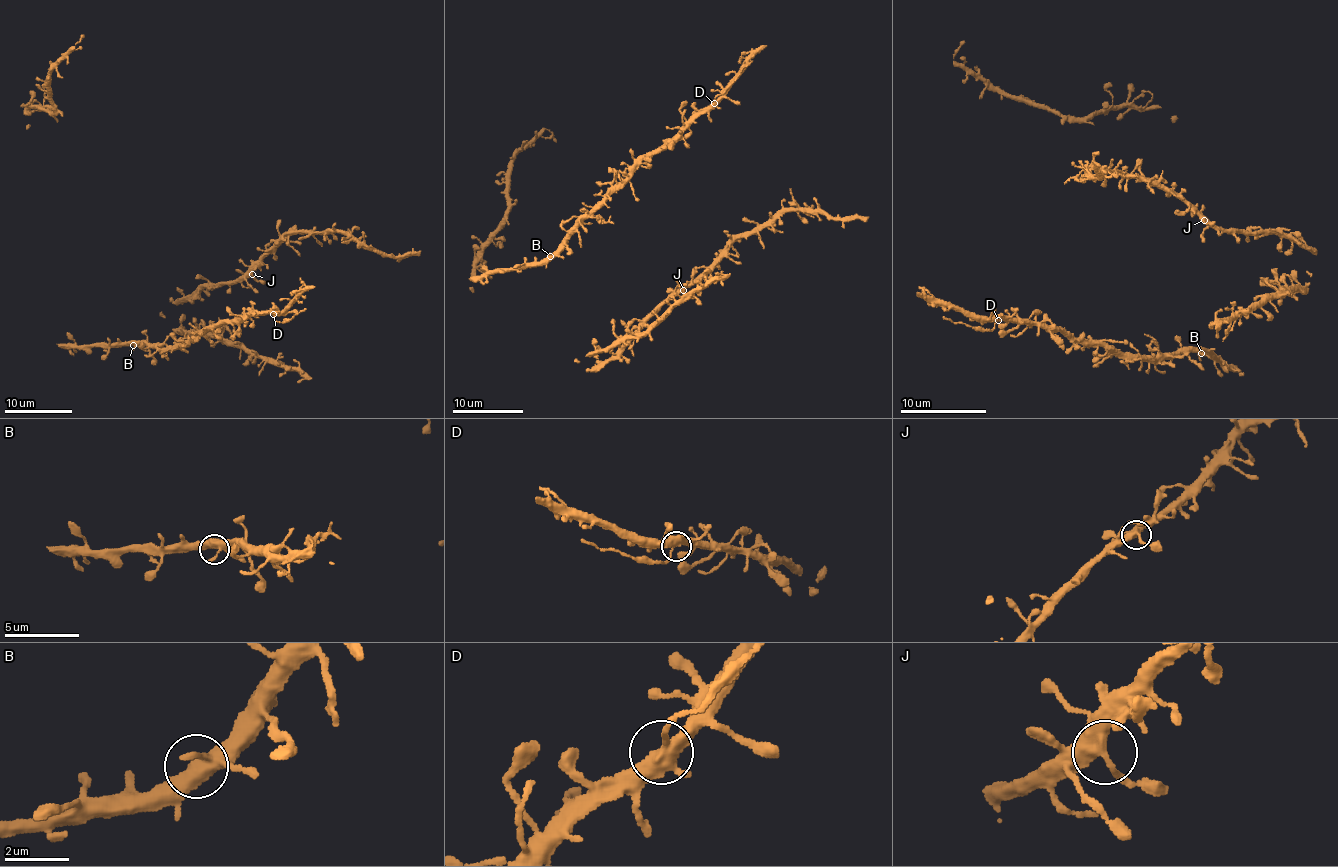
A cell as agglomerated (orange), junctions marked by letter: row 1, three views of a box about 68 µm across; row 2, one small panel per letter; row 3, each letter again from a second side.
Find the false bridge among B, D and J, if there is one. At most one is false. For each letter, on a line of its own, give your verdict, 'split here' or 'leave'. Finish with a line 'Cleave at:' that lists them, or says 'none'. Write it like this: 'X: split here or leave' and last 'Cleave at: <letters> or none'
B: leave
D: split here
J: leave
Cleave at: D

